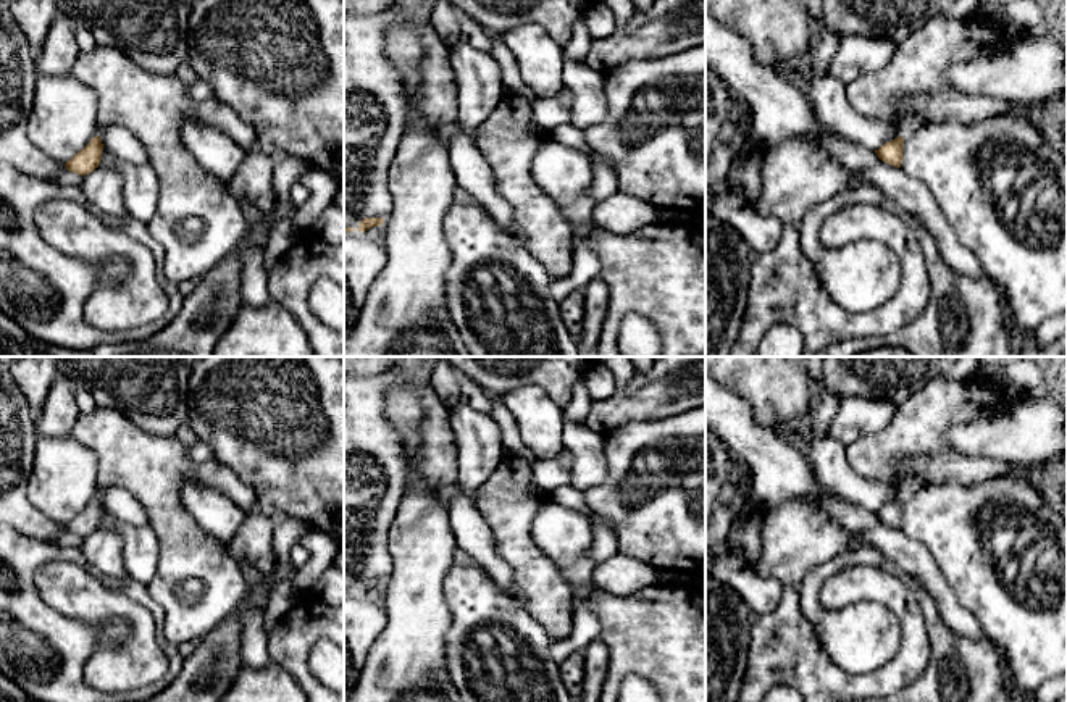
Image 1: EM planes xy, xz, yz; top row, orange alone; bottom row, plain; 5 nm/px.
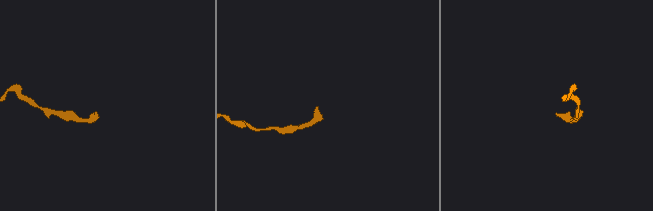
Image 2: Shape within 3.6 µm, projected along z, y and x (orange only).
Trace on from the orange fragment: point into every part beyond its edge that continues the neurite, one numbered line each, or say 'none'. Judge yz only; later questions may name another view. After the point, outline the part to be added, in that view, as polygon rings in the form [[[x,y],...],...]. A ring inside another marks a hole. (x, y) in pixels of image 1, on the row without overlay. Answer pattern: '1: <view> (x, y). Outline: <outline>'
1: yz (919, 426). Outline: [[[975,376],[960,381],[935,378],[922,391],[899,405],[896,415],[881,431],[864,436],[846,445],[847,463],[851,470],[864,479],[896,483],[899,486],[899,497],[906,502],[925,487],[920,476],[904,468],[902,463],[906,458],[935,455],[943,449],[951,449],[944,434],[952,423],[1004,415],[1015,408],[1027,395],[1030,394],[998,394],[981,384]]]

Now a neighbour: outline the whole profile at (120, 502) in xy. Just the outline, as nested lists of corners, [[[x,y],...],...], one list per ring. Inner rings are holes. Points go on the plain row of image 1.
[[[108,487],[98,495],[103,508],[119,518],[123,523],[134,526],[149,524],[149,515],[144,505],[123,487]]]

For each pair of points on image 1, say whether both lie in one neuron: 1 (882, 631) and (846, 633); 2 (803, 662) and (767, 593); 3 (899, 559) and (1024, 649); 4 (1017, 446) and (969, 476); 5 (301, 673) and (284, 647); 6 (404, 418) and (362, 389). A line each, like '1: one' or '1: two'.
1: one
2: two
3: two
4: two
5: one
6: two

